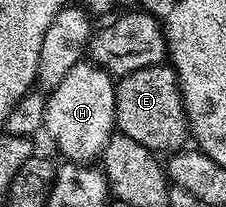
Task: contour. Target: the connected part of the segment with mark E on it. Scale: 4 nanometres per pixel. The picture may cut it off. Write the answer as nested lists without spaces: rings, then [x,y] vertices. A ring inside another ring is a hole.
[[[169,65],[149,66],[122,76],[115,84],[115,125],[150,151],[180,150],[188,142],[189,128],[175,70]]]

